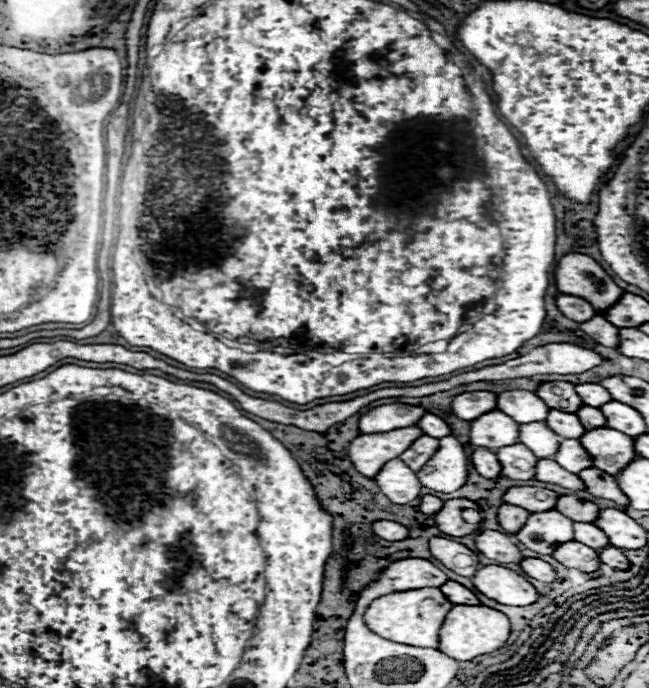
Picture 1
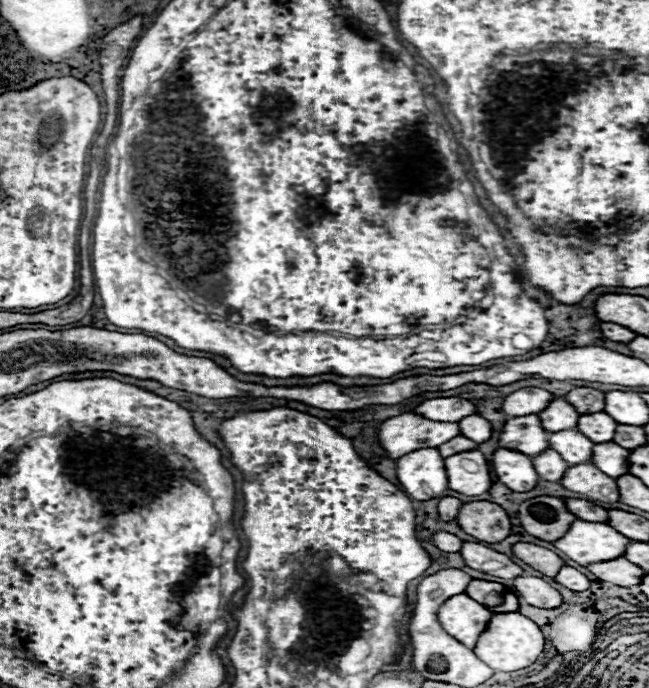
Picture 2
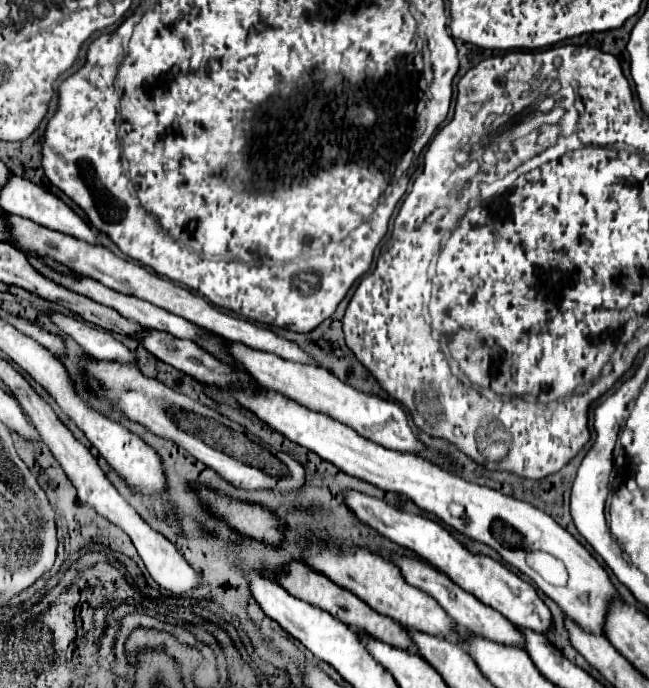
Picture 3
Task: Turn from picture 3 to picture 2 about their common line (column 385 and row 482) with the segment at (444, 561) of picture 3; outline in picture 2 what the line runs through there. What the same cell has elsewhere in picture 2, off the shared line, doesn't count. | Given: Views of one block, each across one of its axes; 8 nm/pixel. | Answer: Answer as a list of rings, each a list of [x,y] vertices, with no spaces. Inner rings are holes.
[[[498,448],[490,460],[498,480],[512,492],[528,492],[536,486],[538,476],[534,476],[534,466],[524,454],[514,454],[512,450]]]

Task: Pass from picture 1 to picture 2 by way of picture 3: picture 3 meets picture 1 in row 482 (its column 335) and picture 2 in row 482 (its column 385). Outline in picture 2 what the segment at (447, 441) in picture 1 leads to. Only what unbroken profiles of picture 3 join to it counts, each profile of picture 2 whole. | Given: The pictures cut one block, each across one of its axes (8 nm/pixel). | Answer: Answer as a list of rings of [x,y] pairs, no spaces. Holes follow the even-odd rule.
[[[468,450],[466,454],[454,454],[454,458],[444,460],[444,466],[450,490],[464,496],[480,496],[488,492],[492,480],[482,452]]]

